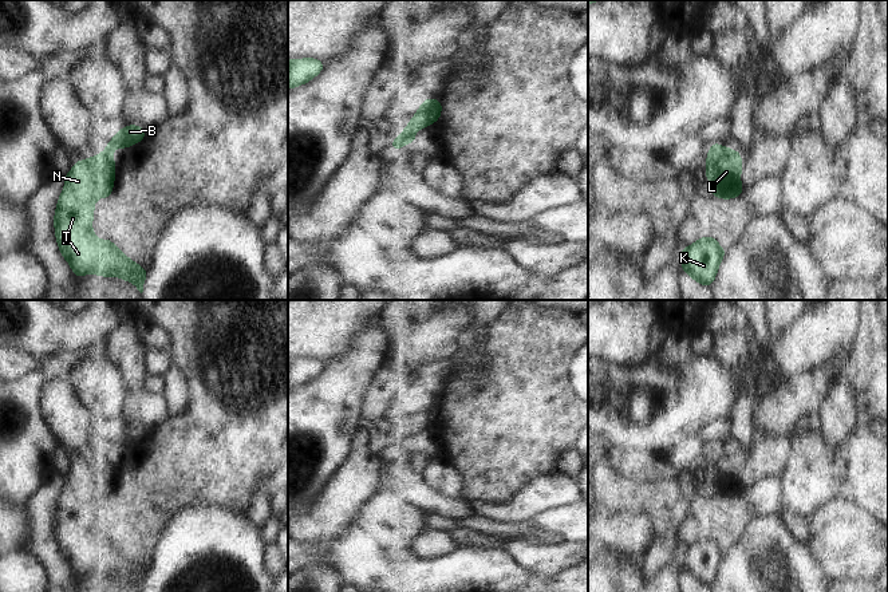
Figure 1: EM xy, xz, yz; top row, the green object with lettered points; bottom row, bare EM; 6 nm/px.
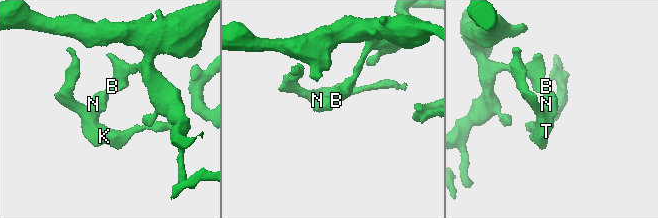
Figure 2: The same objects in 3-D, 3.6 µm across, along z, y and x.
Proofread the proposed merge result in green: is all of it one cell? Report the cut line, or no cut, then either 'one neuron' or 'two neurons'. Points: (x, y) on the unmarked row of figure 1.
cut xz (407, 423), (414, 431); two neurons

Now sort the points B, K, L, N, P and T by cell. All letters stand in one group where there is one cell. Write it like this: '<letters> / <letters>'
B / K L N P T

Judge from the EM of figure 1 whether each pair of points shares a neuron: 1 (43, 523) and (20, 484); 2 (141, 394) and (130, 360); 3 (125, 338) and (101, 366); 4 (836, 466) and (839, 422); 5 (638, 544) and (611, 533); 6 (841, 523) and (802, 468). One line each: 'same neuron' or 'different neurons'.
1: different neurons
2: same neuron
3: different neurons
4: different neurons
5: same neuron
6: different neurons

